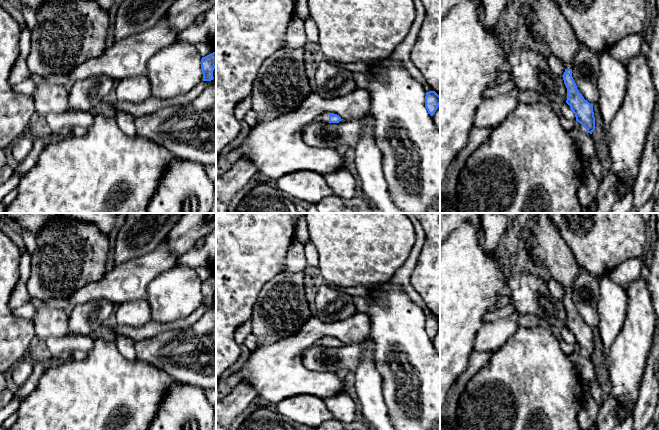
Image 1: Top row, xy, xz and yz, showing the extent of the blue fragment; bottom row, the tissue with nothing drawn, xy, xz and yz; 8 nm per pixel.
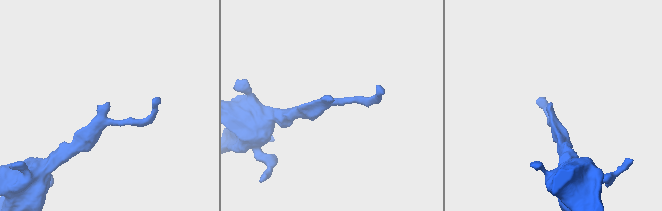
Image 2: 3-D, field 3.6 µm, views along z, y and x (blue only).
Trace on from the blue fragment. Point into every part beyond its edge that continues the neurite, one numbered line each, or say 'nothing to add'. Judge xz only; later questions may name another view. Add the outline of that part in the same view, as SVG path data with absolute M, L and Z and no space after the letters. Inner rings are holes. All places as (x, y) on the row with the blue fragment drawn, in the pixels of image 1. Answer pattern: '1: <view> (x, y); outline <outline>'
1: xz (324, 116); outline M324 112L324 113L320 114L317 117L317 120L318 121L324 121L324 122L329 123L329 113L328 112Z

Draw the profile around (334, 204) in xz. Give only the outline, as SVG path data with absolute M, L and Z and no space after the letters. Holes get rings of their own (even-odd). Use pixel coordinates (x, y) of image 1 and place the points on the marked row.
M363 193L352 198L330 196L320 200L315 206L320 213L382 213Z

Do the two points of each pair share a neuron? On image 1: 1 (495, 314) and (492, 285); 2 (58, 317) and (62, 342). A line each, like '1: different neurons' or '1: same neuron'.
1: different neurons
2: different neurons

